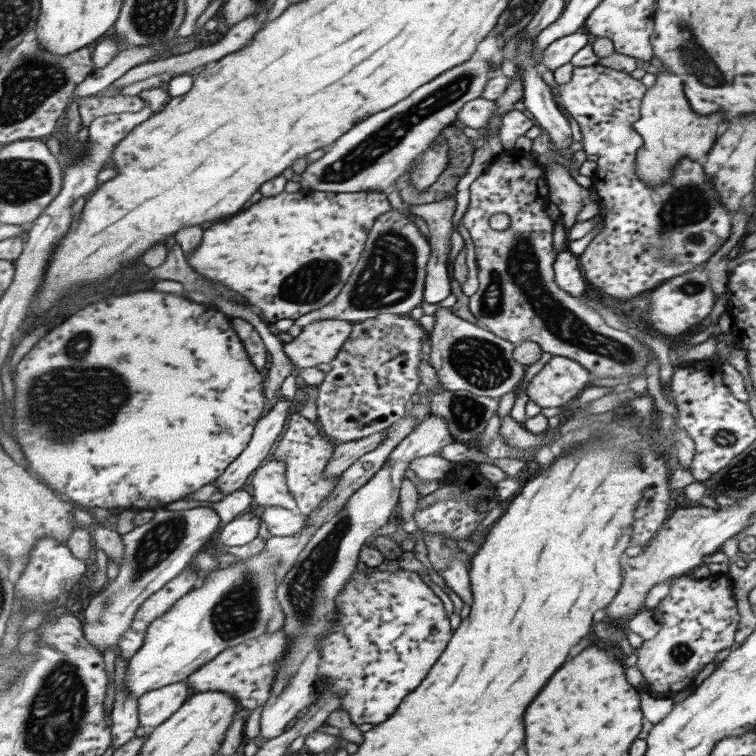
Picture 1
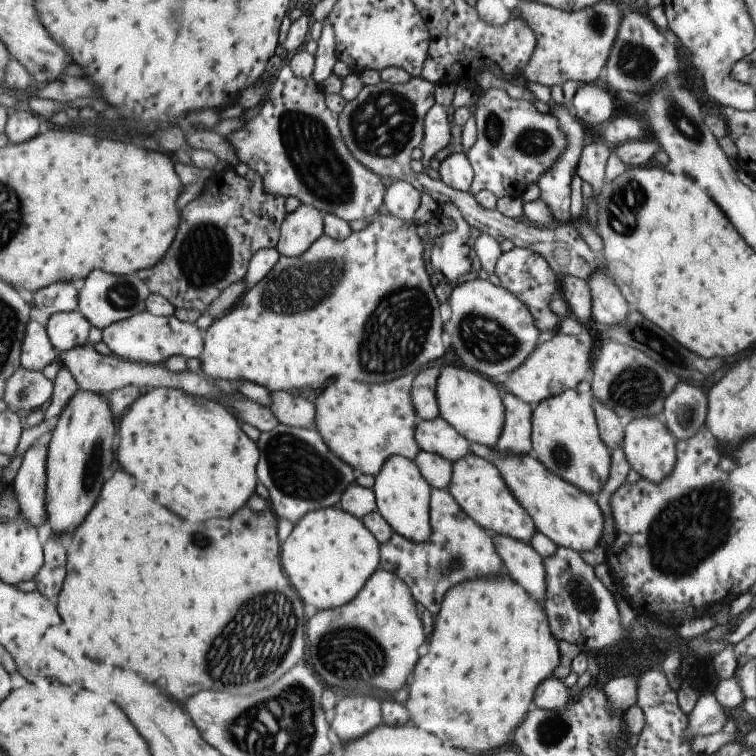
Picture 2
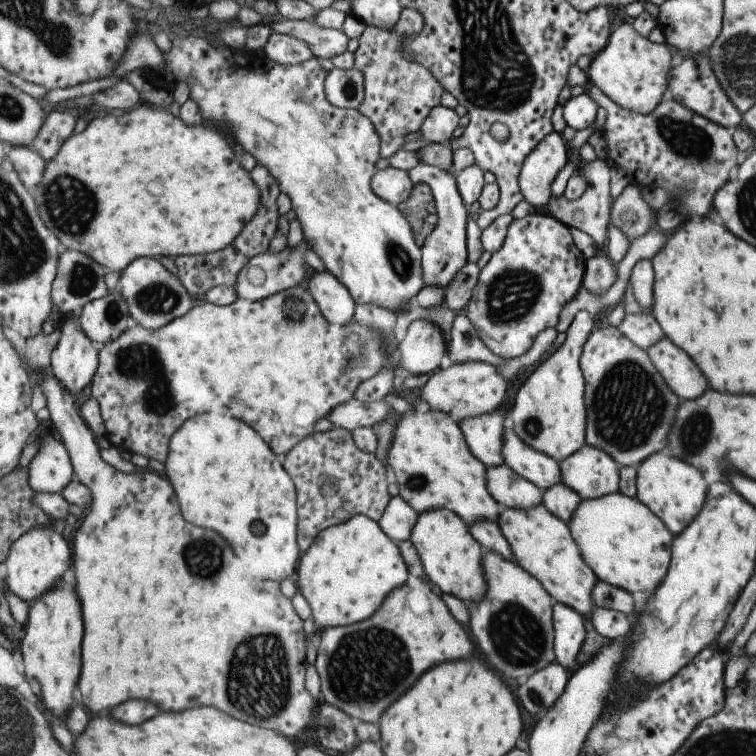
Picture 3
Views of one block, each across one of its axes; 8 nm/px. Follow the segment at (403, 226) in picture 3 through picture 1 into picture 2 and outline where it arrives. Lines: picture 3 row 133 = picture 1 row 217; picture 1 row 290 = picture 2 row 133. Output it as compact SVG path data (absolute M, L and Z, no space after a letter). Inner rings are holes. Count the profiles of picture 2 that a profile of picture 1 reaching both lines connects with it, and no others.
M287 62L281 68L277 79L273 78L266 89L270 90L267 92L267 99L257 106L244 127L227 136L242 162L264 178L268 193L285 198L295 196L301 203L316 206L323 214L336 214L347 222L353 222L358 218L371 221L383 206L388 182L375 174L375 171L363 166L350 151L340 122L326 105L326 94L315 82L314 76L308 79L297 78L293 67Z

